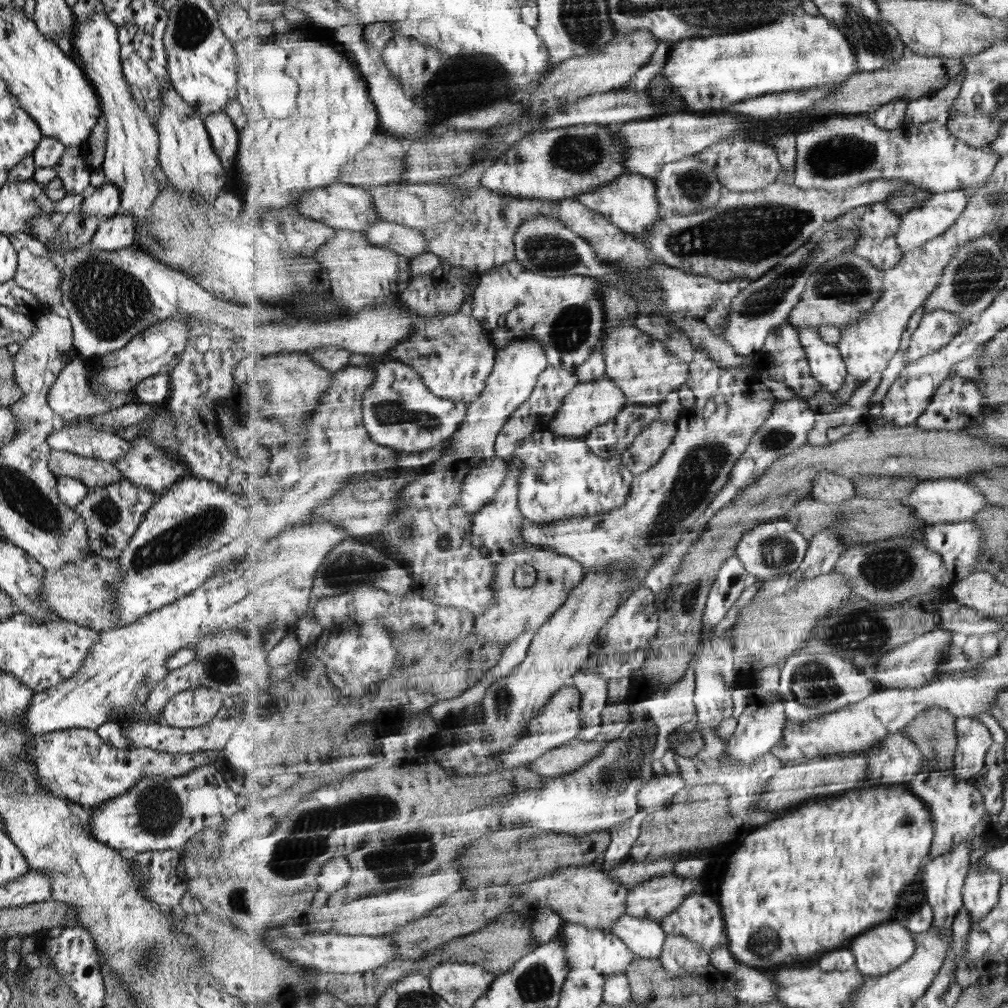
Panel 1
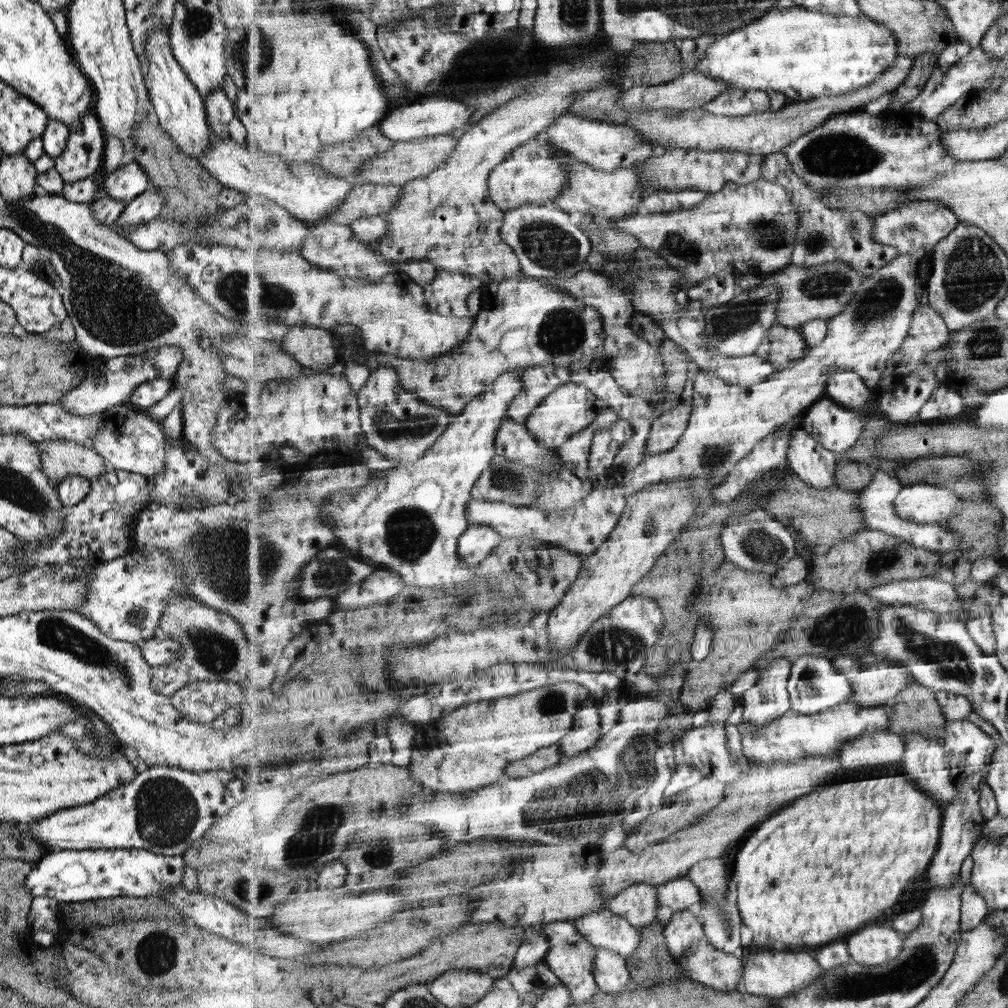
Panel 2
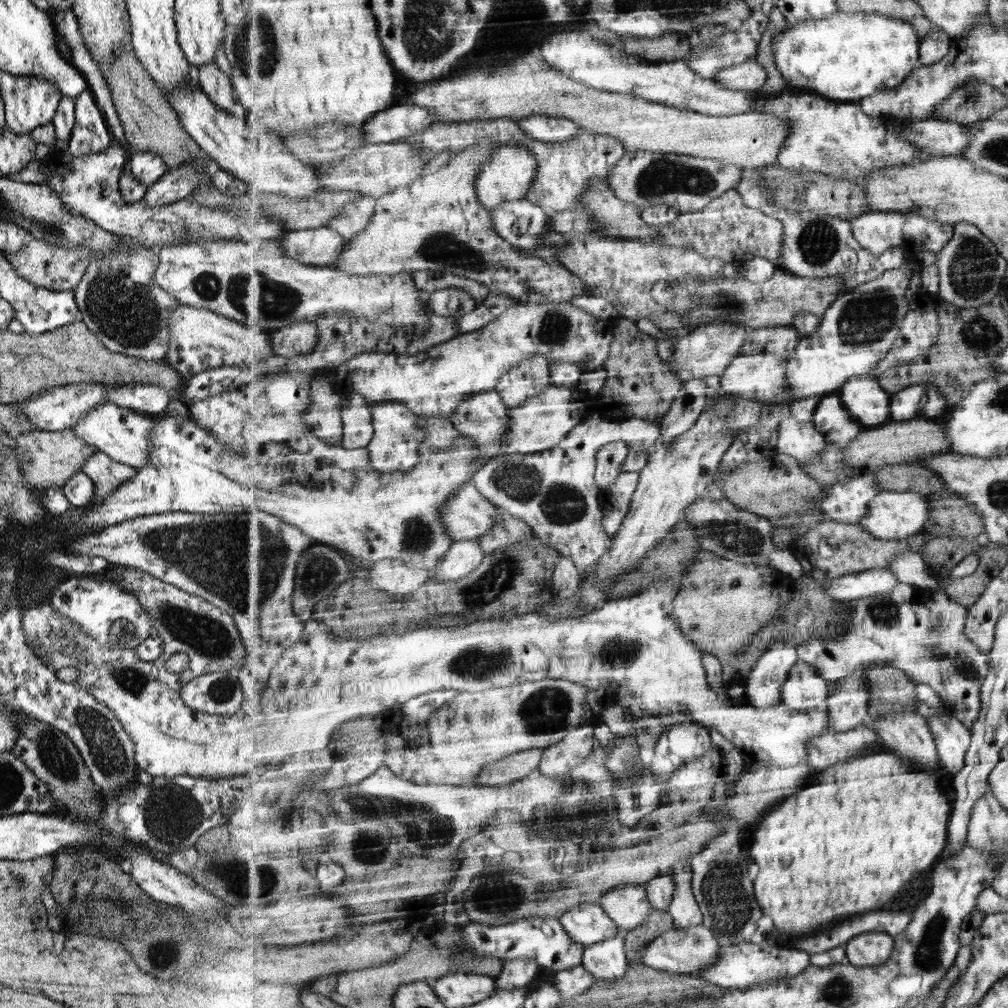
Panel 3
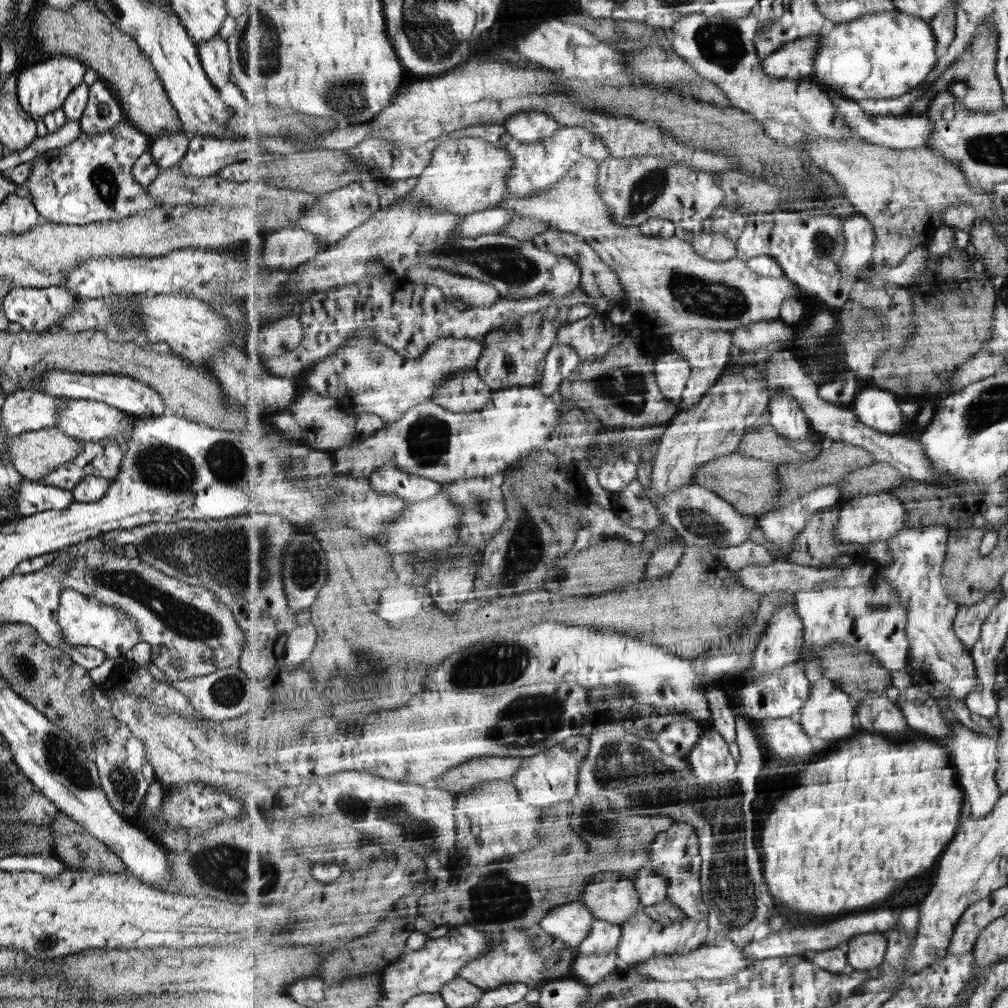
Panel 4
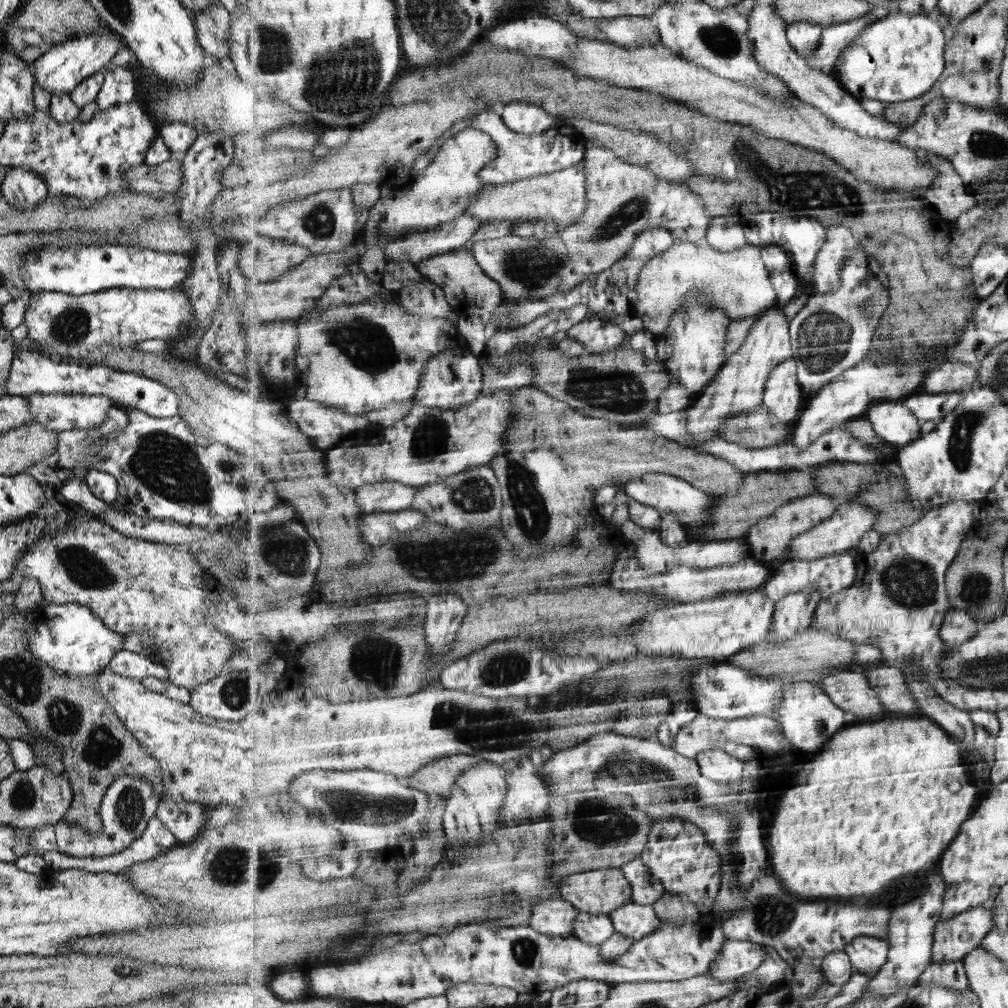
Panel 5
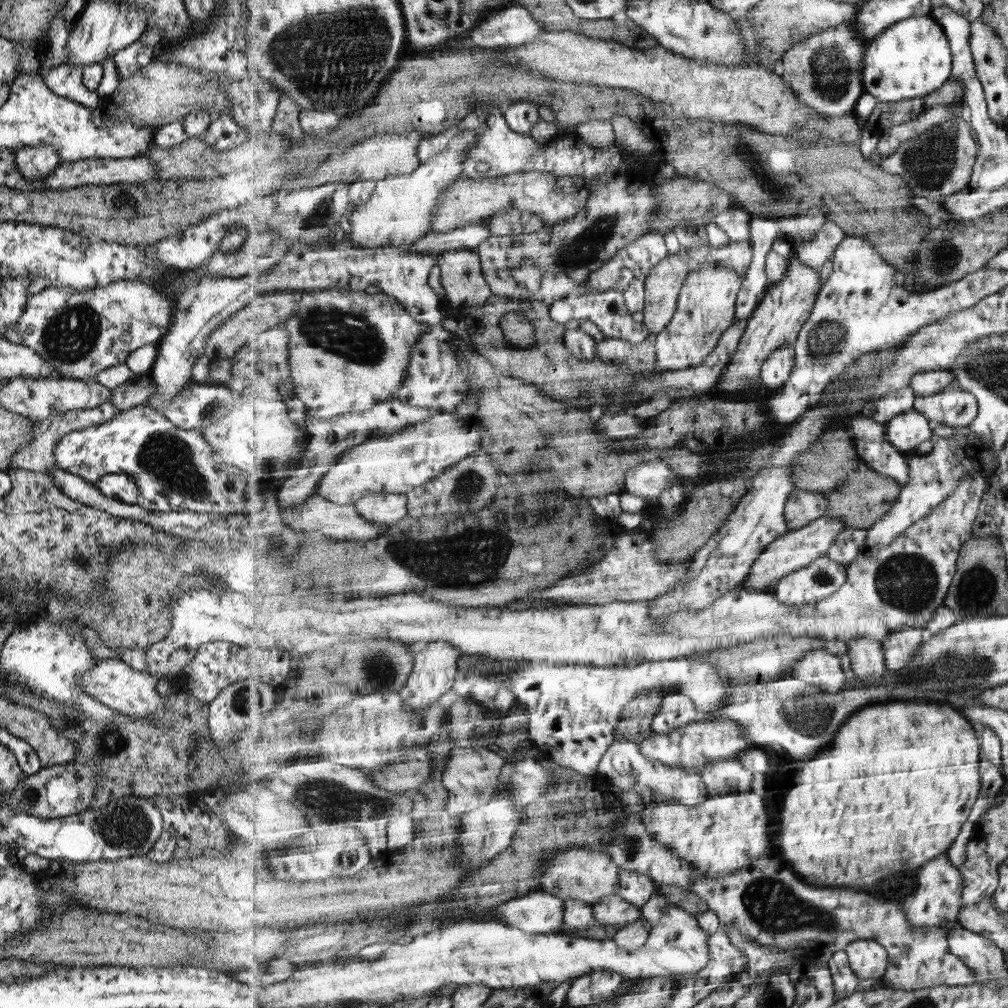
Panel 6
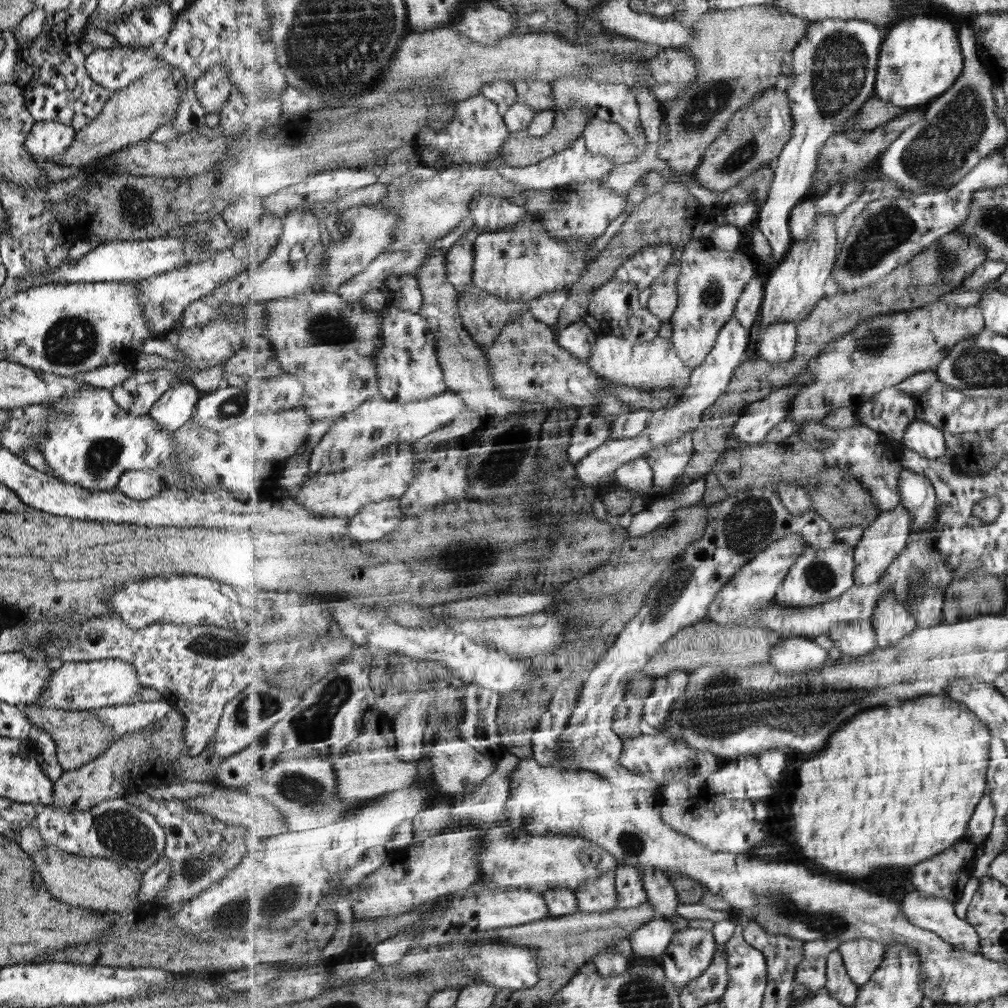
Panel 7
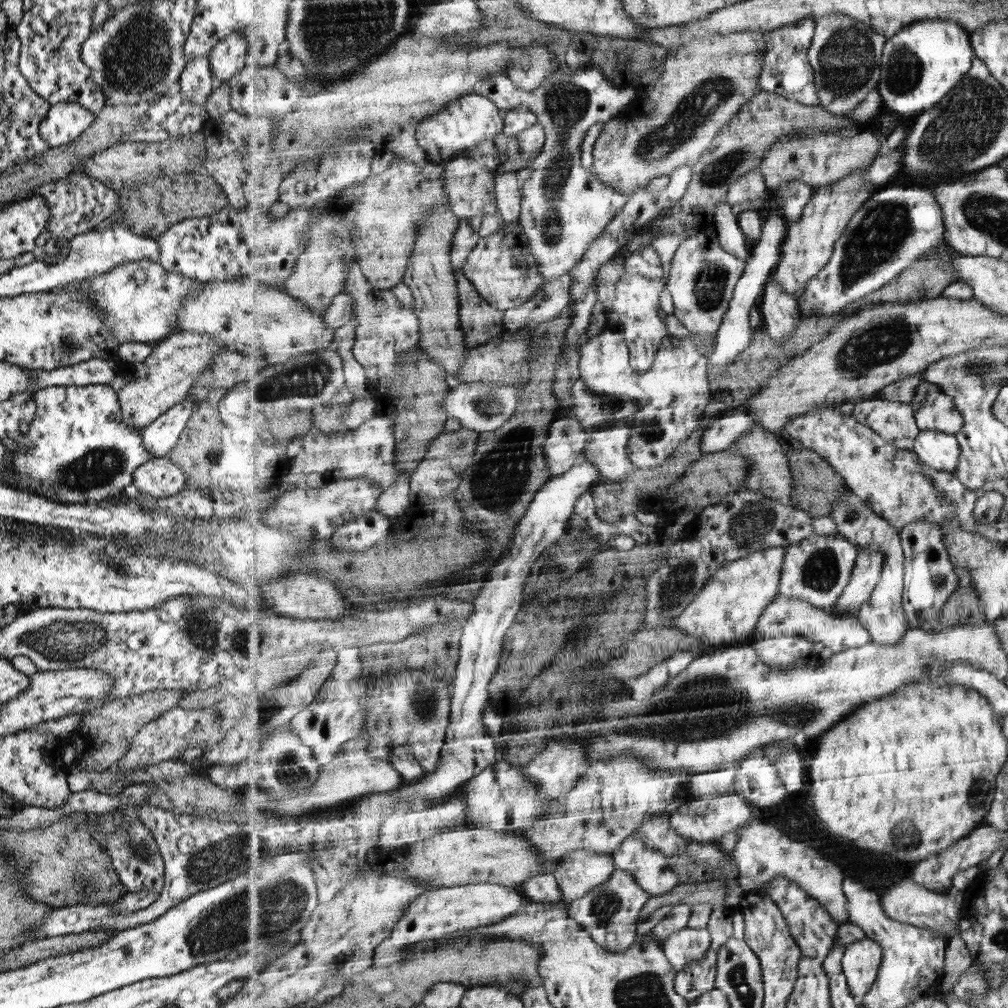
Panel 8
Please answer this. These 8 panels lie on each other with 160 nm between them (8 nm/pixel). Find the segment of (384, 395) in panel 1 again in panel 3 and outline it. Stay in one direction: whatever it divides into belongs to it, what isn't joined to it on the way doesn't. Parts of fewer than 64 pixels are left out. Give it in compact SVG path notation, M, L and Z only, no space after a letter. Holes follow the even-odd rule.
M381 401L372 407L375 435L368 446L372 456L371 466L379 472L409 472L420 460L420 444L426 442L425 431L419 428L420 418L406 404L393 401Z

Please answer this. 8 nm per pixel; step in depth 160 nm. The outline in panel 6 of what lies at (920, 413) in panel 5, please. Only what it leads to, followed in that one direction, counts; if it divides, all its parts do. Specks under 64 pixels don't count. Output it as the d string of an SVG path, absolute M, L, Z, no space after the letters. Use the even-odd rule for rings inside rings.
M957 380L940 393L918 396L914 408L924 414L934 429L938 424L951 428L967 428L977 418L978 398L961 388Z

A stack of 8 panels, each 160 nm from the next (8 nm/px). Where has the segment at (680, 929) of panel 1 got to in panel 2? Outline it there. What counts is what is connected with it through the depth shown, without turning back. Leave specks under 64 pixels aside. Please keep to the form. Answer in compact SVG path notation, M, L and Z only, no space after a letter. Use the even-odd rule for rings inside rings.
M687 876L657 885L660 908L658 920L669 924L677 913L689 911L701 918L704 896L701 889Z

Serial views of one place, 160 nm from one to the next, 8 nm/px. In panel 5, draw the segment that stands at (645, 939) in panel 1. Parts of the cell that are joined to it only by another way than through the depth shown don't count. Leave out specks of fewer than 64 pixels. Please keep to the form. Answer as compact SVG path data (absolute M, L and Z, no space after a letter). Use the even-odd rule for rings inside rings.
M563 898L542 900L533 907L533 917L530 924L537 932L547 936L575 936L577 909Z

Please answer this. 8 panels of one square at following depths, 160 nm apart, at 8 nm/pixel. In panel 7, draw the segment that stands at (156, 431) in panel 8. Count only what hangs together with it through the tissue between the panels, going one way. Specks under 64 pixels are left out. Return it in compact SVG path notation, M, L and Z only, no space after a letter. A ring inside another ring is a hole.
M189 382L171 385L151 405L148 415L158 424L157 428L173 434L190 418L199 392Z

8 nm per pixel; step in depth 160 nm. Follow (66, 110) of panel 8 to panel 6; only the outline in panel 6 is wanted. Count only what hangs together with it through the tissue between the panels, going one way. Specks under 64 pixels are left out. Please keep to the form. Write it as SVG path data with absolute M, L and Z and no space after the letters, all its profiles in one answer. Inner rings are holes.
M47 144L39 147L21 147L14 152L14 156L15 169L23 177L20 187L27 190L37 179L47 179L47 175L59 164L57 151Z

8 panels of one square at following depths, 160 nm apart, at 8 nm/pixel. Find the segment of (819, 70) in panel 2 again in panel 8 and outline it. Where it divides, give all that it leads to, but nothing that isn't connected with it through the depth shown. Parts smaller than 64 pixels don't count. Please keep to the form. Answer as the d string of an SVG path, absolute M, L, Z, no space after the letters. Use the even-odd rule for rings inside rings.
M925 19L915 21L889 37L884 46L879 84L885 107L912 118L943 102L973 66L976 53L970 33L953 20Z

